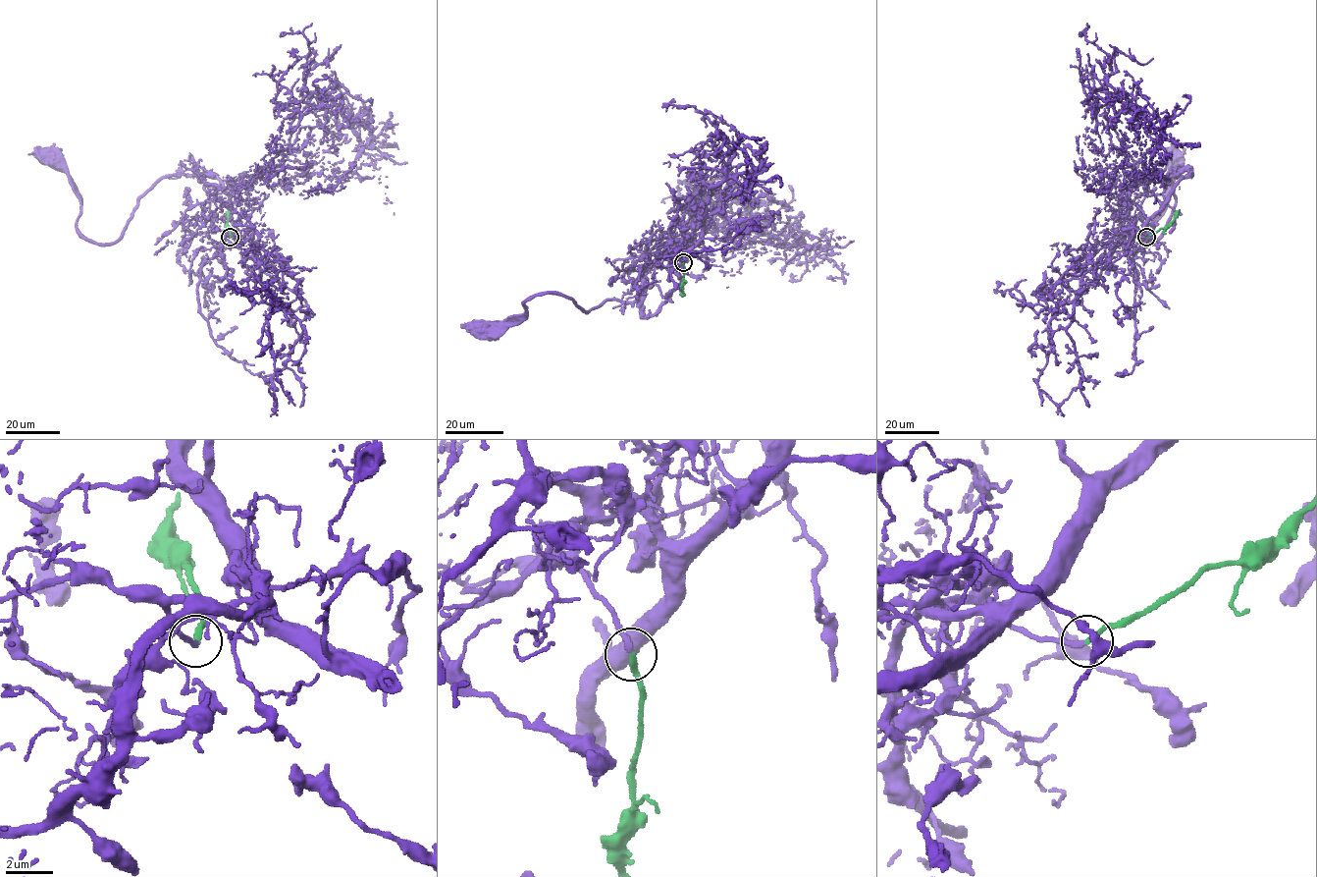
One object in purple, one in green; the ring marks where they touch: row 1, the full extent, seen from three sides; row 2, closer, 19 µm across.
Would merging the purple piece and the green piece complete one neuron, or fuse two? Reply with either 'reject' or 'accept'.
accept

